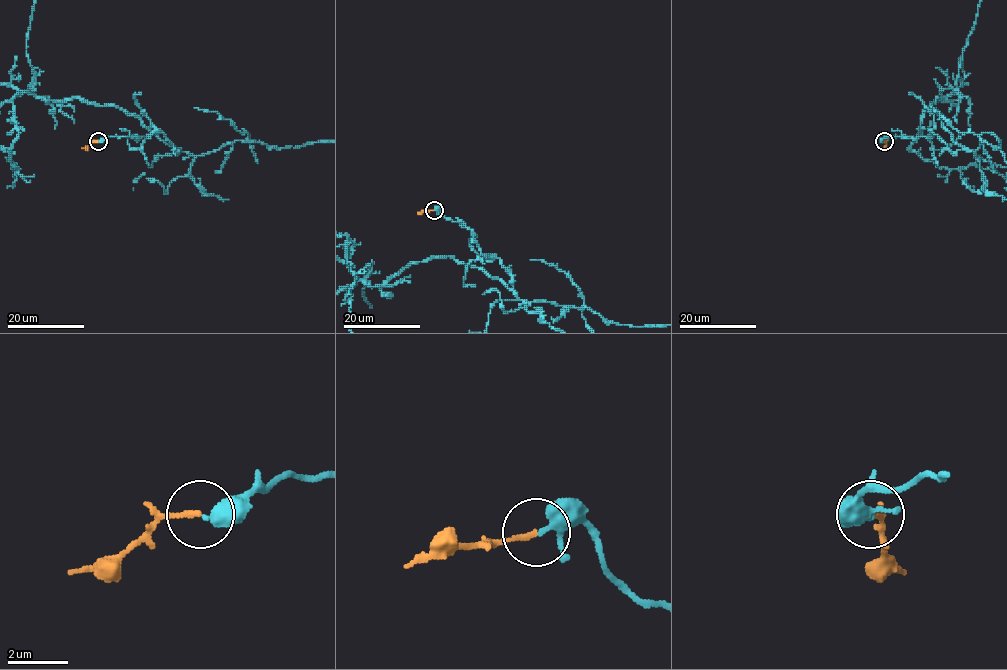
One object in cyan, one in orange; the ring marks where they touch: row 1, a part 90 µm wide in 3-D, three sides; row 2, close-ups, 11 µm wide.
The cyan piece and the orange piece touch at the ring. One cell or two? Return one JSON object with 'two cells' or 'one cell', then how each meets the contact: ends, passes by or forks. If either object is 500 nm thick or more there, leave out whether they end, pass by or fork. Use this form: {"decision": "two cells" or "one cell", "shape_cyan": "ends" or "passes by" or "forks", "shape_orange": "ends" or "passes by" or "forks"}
{"decision": "one cell", "shape_cyan": "passes by", "shape_orange": "ends"}

